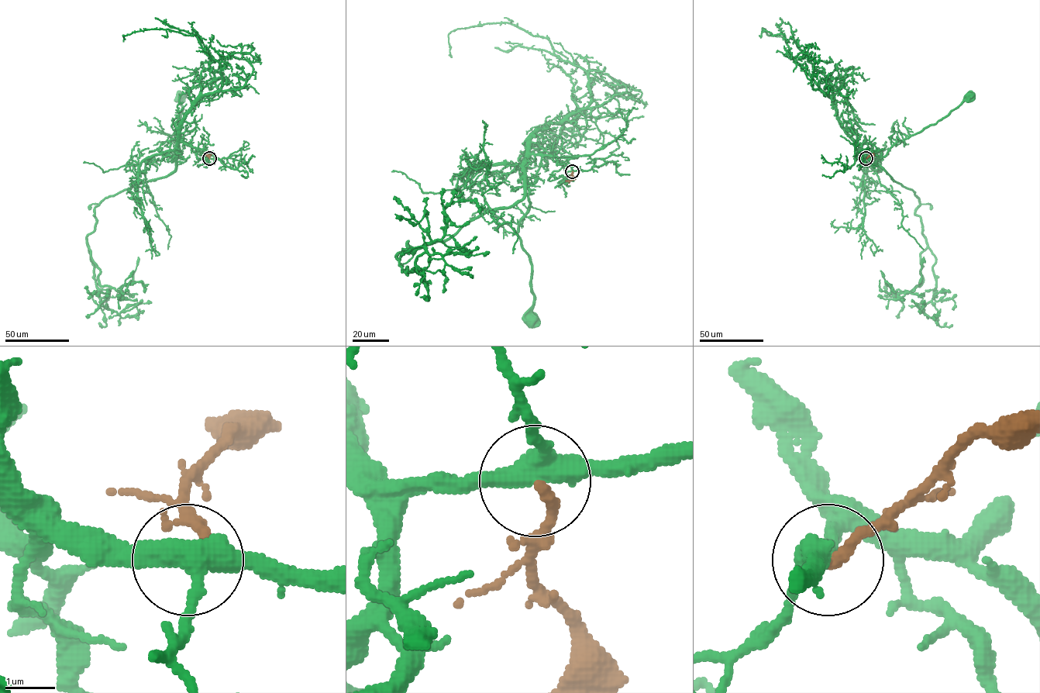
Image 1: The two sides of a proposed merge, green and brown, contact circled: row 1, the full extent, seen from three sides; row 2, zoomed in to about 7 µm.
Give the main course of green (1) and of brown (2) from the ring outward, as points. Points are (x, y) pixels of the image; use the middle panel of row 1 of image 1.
1: (572, 171), (552, 156), (532, 154), (526, 162), (529, 209), (517, 234), (531, 265), (533, 307), (528, 320)
2: (572, 171), (573, 178), (565, 181)

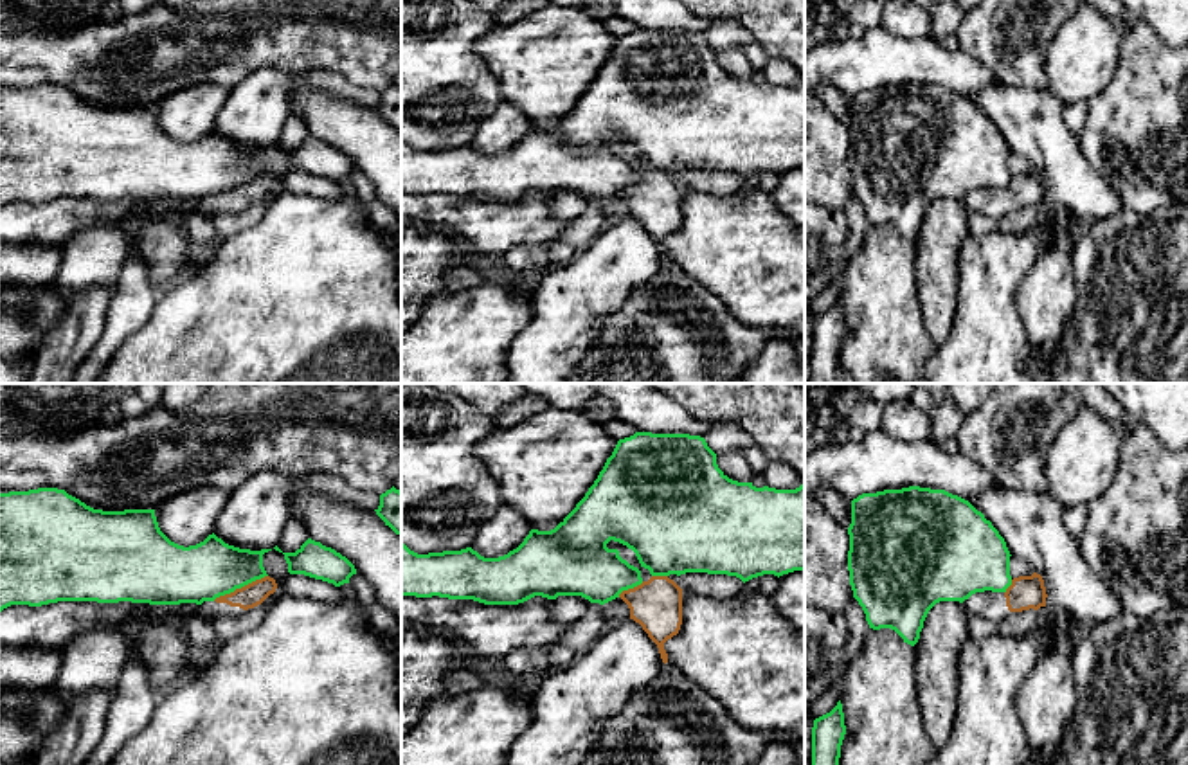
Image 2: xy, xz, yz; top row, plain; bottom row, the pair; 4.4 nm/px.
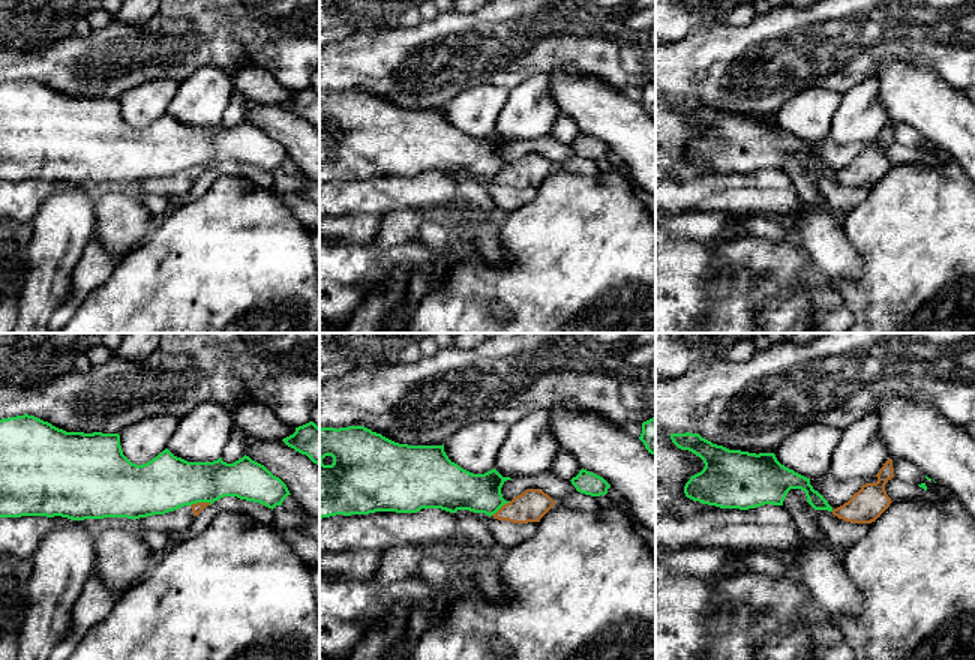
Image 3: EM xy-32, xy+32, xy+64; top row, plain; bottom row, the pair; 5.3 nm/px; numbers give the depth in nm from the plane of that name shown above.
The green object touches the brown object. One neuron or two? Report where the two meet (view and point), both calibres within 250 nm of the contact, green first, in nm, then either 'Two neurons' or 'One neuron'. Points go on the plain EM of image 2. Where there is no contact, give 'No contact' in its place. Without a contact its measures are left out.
Touches green at xy (240, 184). Thickness 260 nm (green) against 110 nm. Two neurons

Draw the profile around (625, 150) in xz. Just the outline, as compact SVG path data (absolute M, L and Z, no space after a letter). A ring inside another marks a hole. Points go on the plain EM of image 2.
M610 137L607 144L617 146L623 157L641 167L643 180L623 187L619 194L628 202L630 216L639 220L657 241L666 261L664 239L677 232L682 221L682 185L668 173L652 173L626 142Z

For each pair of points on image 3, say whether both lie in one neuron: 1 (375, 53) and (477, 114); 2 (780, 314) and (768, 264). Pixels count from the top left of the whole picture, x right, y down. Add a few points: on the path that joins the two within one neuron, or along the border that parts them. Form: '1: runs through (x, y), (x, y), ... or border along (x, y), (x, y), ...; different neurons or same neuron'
1: border along (485, 86), (471, 86), (462, 90), (444, 108); different neurons
2: border along (807, 279), (771, 296), (755, 317); different neurons

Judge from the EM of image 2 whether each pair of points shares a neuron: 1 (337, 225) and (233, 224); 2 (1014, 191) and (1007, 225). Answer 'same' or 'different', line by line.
1: different
2: different

